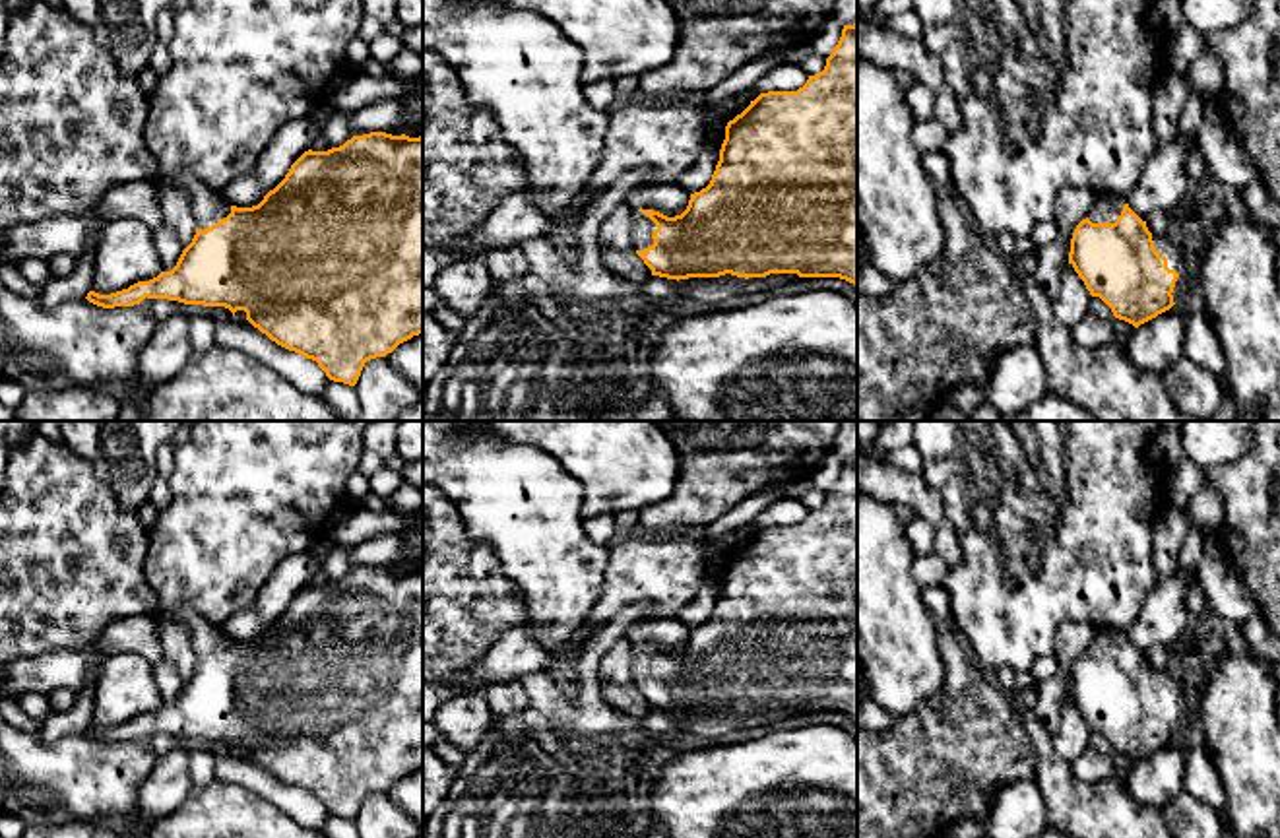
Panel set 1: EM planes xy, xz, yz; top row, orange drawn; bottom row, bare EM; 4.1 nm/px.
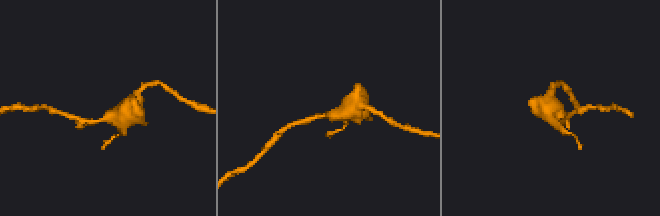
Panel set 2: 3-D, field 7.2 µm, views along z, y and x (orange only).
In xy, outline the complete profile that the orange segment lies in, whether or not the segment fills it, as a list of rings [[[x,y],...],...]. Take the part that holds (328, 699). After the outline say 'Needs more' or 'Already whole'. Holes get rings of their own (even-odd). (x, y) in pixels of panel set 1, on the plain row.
[[[370,566],[365,570],[353,570],[343,580],[328,586],[308,584],[291,599],[285,613],[273,625],[270,625],[258,640],[252,642],[229,640],[221,628],[211,627],[192,607],[178,605],[165,611],[169,619],[180,623],[188,630],[190,644],[196,654],[196,669],[192,677],[182,685],[171,706],[161,706],[149,716],[138,716],[128,724],[111,729],[89,725],[85,731],[89,737],[103,743],[114,743],[140,739],[147,731],[178,735],[184,739],[225,741],[233,747],[233,751],[237,745],[244,745],[246,755],[272,776],[316,795],[330,815],[349,821],[357,819],[367,795],[386,791],[400,778],[423,768],[423,570],[409,572],[405,568],[392,570],[386,566]]]. Needs more

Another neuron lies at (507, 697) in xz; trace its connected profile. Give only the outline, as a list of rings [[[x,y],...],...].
[[[502,679],[483,685],[462,685],[458,694],[477,694],[487,700],[495,718],[506,718],[529,708],[529,694],[524,679]]]

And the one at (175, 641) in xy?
[[[163,607],[157,609],[151,617],[161,636],[165,660],[175,665],[180,679],[186,683],[196,669],[196,654],[190,644],[188,630],[180,623],[169,619]]]

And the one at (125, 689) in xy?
[[[112,654],[97,673],[91,725],[111,729],[163,706],[153,663],[142,654]]]

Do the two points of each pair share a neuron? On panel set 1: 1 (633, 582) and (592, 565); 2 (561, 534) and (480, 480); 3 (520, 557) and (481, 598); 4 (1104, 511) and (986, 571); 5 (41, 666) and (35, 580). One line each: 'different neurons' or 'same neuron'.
1: different neurons
2: same neuron
3: different neurons
4: same neuron
5: different neurons

